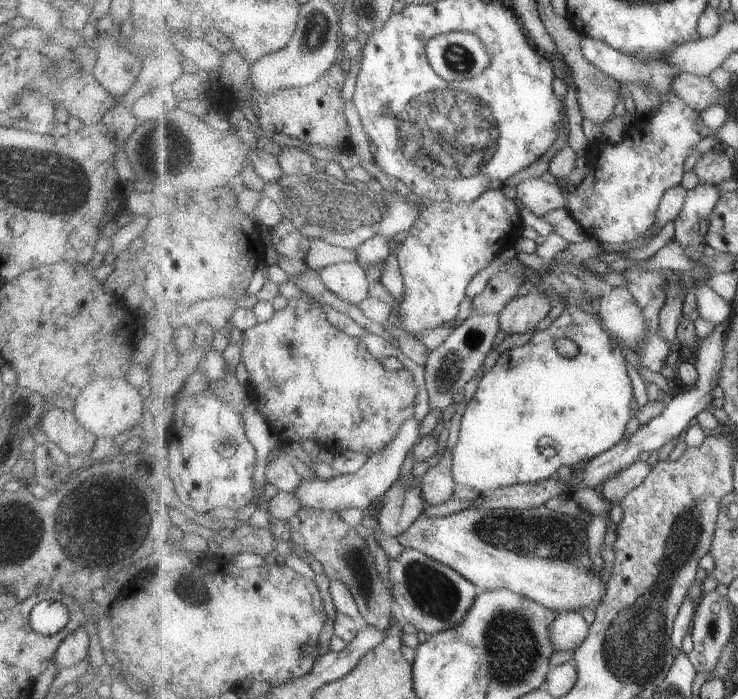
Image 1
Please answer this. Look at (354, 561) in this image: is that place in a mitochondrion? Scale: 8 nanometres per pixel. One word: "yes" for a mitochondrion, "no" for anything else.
yes

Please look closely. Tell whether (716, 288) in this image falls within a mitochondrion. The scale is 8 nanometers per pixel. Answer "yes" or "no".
no

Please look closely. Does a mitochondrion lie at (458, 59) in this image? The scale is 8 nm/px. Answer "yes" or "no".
yes

